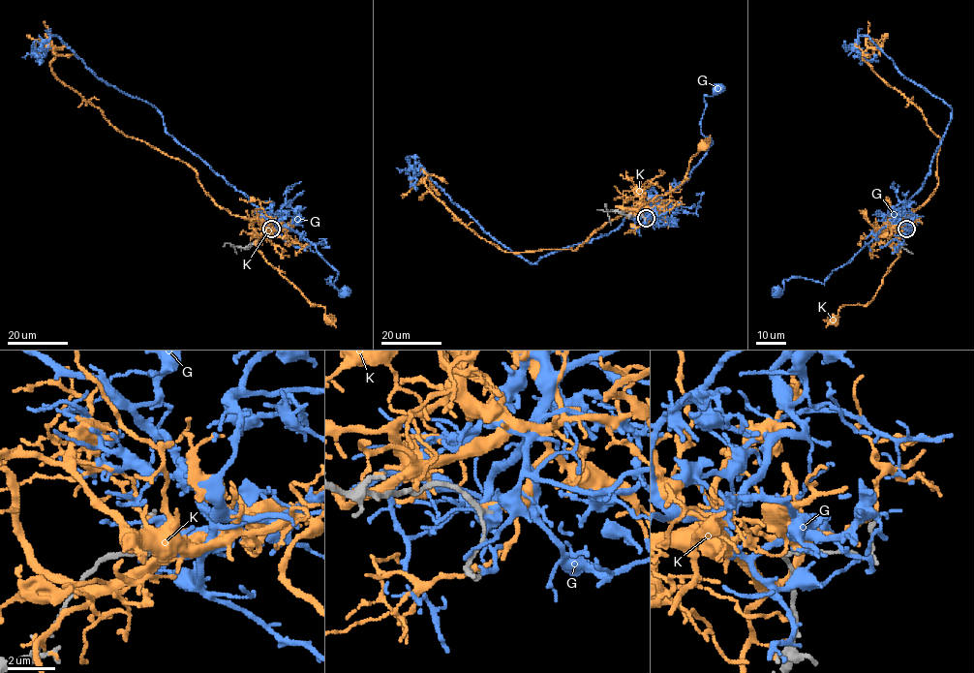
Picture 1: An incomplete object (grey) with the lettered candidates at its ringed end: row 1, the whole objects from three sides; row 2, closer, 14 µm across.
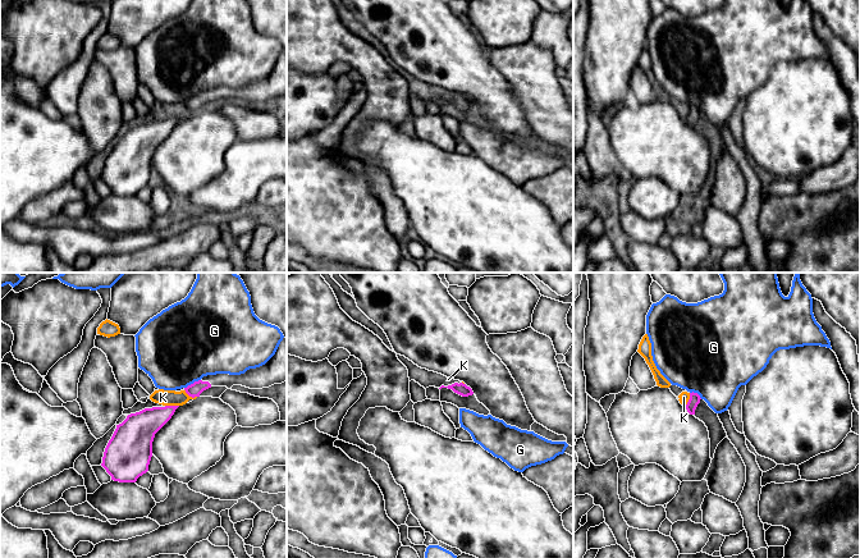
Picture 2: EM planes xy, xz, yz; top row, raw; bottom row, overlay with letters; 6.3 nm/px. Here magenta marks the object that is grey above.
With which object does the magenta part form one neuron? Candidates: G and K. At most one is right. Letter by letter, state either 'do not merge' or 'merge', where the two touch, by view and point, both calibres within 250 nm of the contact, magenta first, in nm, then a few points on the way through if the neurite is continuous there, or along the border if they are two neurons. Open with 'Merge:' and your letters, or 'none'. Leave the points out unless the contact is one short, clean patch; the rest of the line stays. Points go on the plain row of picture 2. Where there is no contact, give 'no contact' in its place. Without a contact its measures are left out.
Merge: none
G: do not merge | xy (193, 96) | 90/480 nm | along xy (200, 92), (184, 101)
K: do not merge | xy (190, 109) | 90/100 nm

